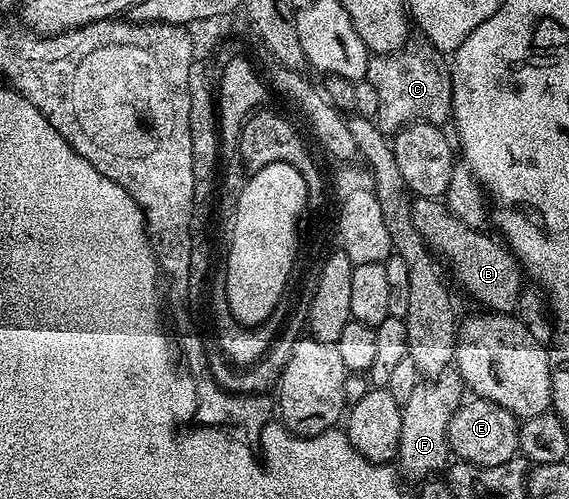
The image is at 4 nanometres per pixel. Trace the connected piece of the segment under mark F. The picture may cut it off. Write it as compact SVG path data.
M453 369L415 385L411 397L401 408L401 432L395 460L400 474L406 480L424 481L450 462L449 422L460 409L466 391L461 376Z

